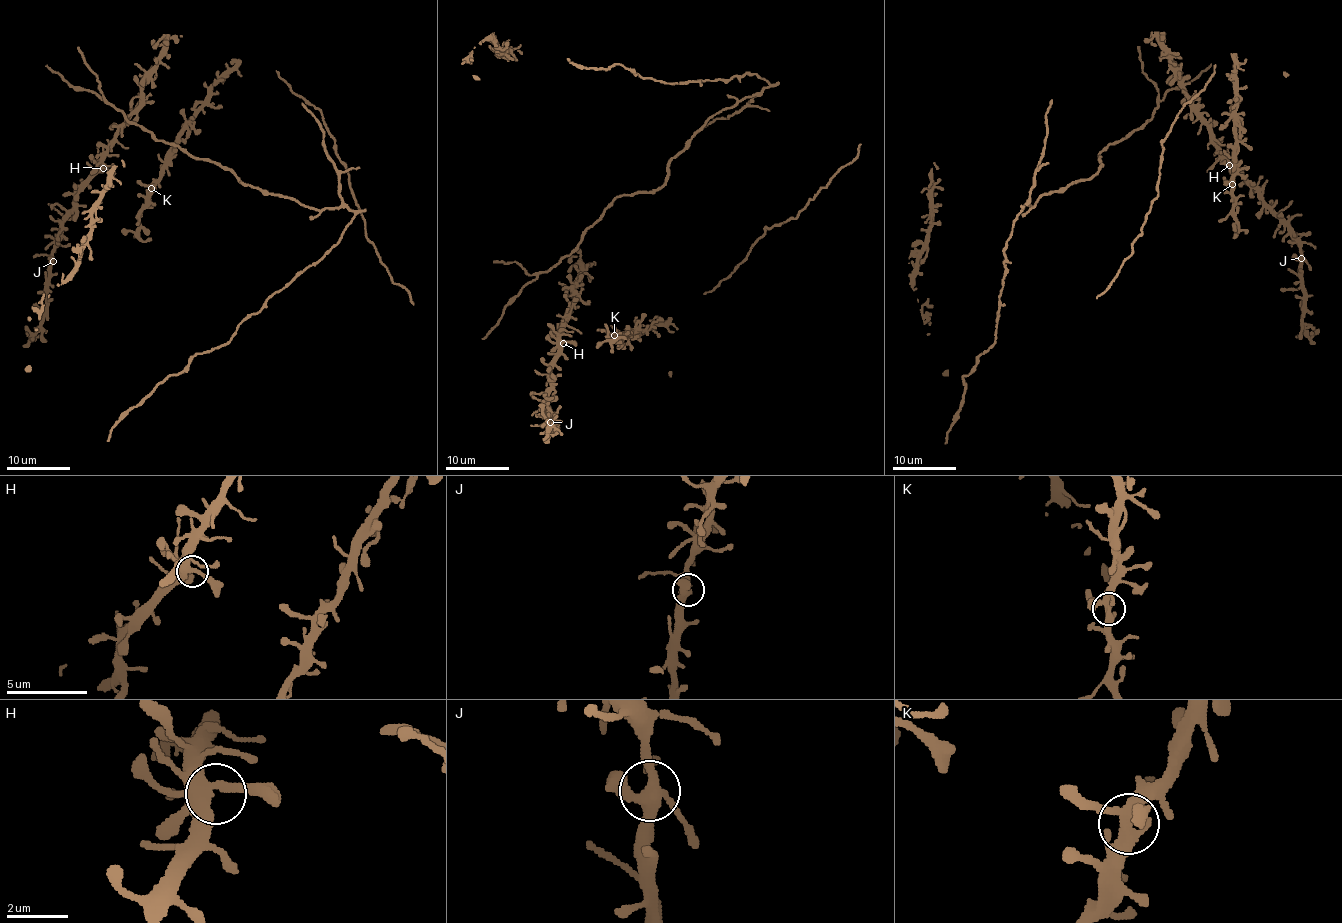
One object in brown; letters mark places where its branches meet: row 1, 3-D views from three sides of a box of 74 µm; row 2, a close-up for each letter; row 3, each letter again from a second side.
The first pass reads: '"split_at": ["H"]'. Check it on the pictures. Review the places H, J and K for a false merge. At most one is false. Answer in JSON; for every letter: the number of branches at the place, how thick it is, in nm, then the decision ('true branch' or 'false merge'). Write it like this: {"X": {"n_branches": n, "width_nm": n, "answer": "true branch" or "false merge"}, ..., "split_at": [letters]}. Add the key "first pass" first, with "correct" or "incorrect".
{"first pass": "incorrect", "H": {"n_branches": 5, "width_nm": 400, "answer": "true branch"}, "J": {"n_branches": 5, "width_nm": 400, "answer": "true branch"}, "K": {"n_branches": 5, "width_nm": 380, "answer": "true branch"}, "split_at": []}

